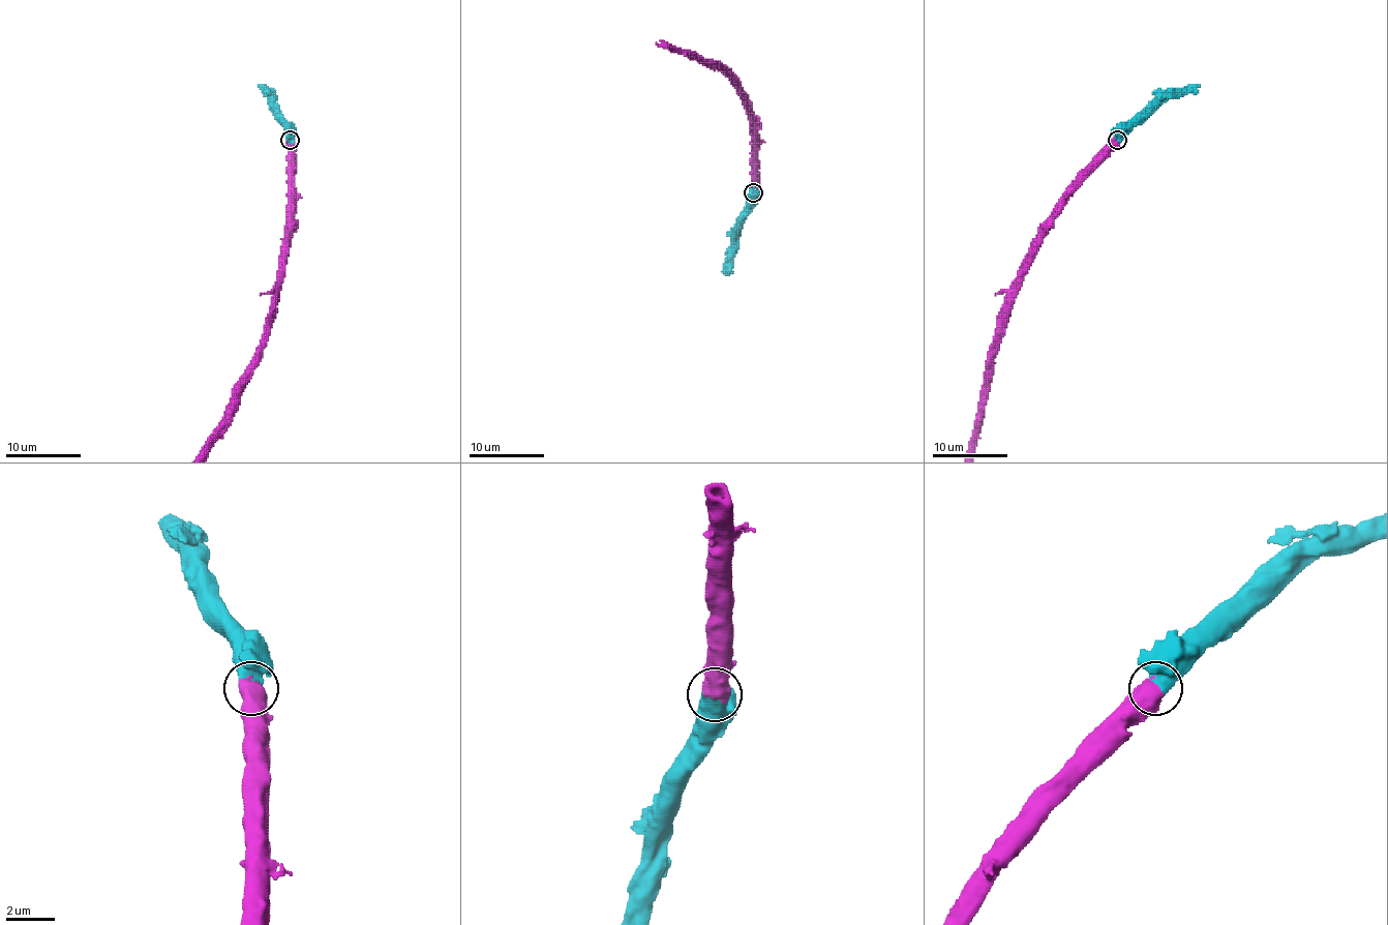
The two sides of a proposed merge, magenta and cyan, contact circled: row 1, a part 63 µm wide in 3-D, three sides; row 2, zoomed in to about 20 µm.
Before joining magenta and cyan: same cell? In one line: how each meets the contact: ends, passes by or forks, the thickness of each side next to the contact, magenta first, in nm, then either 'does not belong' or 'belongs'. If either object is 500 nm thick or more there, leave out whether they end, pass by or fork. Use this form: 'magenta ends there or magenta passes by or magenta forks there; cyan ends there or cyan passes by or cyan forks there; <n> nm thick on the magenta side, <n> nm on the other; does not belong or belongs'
750 nm thick on the magenta side, 800 nm on the other; belongs

